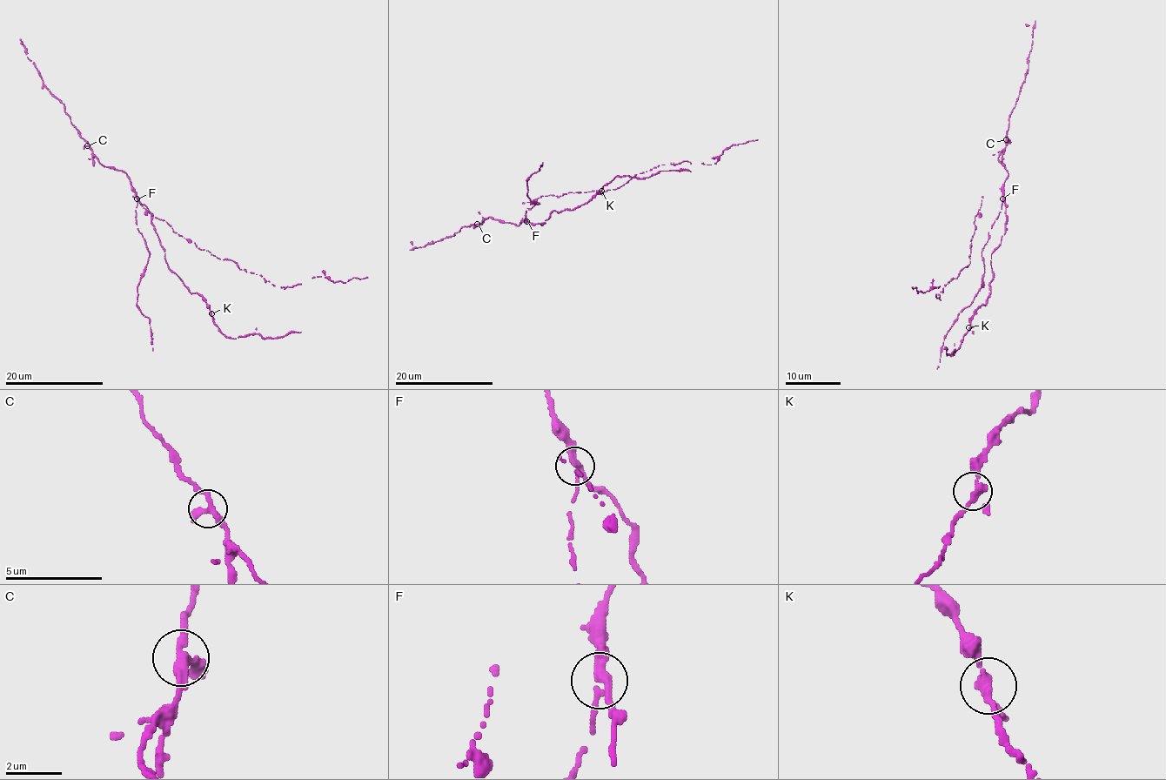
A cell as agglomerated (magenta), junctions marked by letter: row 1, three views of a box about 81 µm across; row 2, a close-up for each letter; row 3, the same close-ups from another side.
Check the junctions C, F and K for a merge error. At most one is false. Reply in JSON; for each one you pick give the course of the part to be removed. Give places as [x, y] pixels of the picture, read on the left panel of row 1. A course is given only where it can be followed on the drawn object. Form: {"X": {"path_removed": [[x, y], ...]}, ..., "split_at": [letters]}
{"F": {"path_removed": [[137, 198], [137, 230], [149, 251], [146, 266], [137, 287], [137, 305], [147, 317], [152, 350]]}, "split_at": ["F"]}

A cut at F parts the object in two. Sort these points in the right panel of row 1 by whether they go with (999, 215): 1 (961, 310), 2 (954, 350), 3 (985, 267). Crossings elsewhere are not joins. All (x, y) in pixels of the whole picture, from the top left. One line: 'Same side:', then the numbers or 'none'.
Same side: 1, 3

